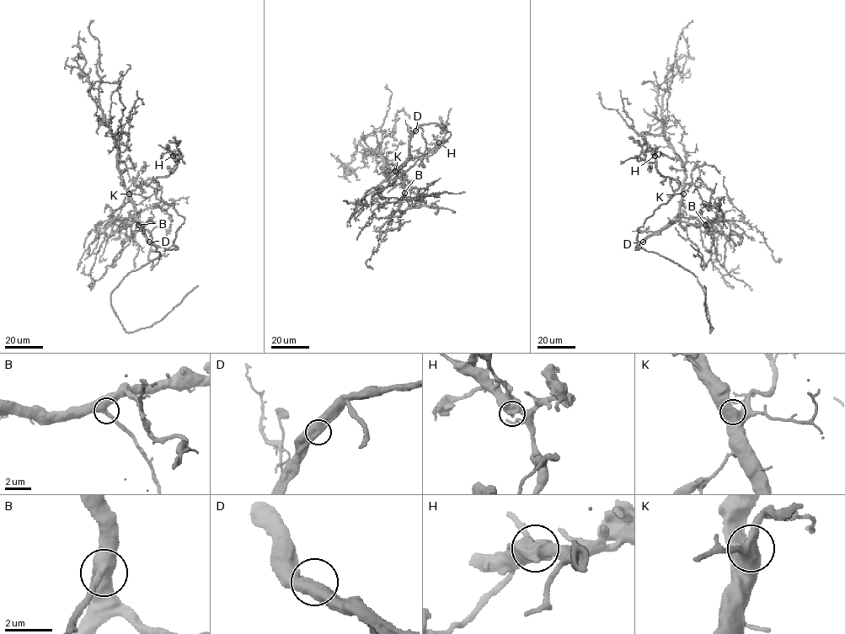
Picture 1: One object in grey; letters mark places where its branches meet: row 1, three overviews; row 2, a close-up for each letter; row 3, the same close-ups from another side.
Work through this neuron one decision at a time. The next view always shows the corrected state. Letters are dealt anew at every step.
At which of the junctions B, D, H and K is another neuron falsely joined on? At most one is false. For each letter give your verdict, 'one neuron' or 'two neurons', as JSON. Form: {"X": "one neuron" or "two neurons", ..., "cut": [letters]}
{"B": "one neuron", "D": "one neuron", "H": "one neuron", "K": "one neuron", "cut": []}

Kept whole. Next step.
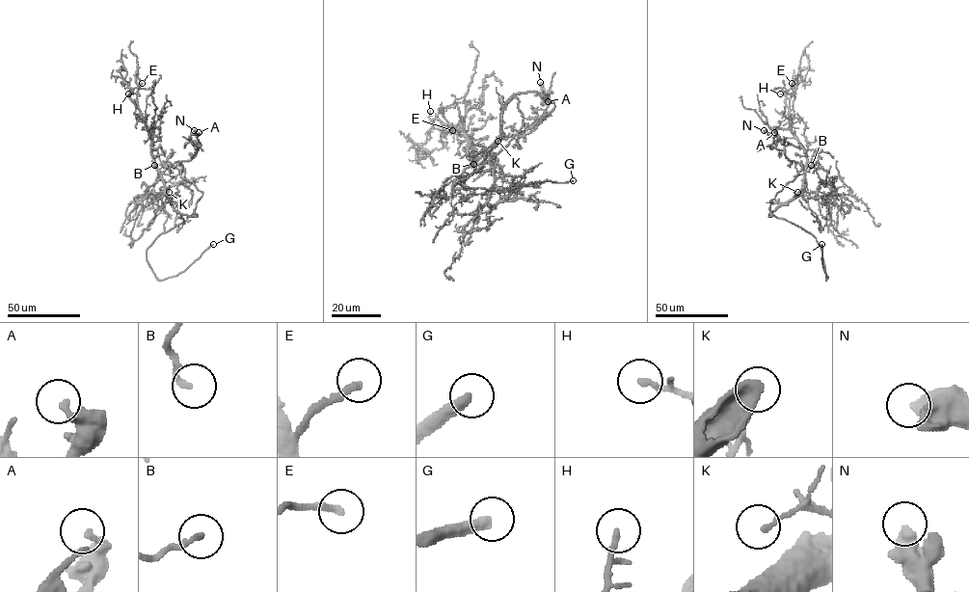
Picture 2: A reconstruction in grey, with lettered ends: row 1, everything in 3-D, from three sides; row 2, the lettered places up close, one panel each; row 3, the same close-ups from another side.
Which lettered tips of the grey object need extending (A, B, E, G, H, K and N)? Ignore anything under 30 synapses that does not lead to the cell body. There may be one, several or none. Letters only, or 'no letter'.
B, E, G

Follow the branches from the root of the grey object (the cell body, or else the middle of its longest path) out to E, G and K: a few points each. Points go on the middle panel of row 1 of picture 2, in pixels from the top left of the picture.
E: (501, 117), (497, 139), (475, 155), (468, 151), (459, 127), (444, 125), (443, 131), (452, 130)
G: (501, 117), (503, 107), (514, 95), (523, 117), (521, 130), (461, 184), (503, 191), (531, 183), (573, 180)
K: (501, 117), (501, 134), (497, 141)

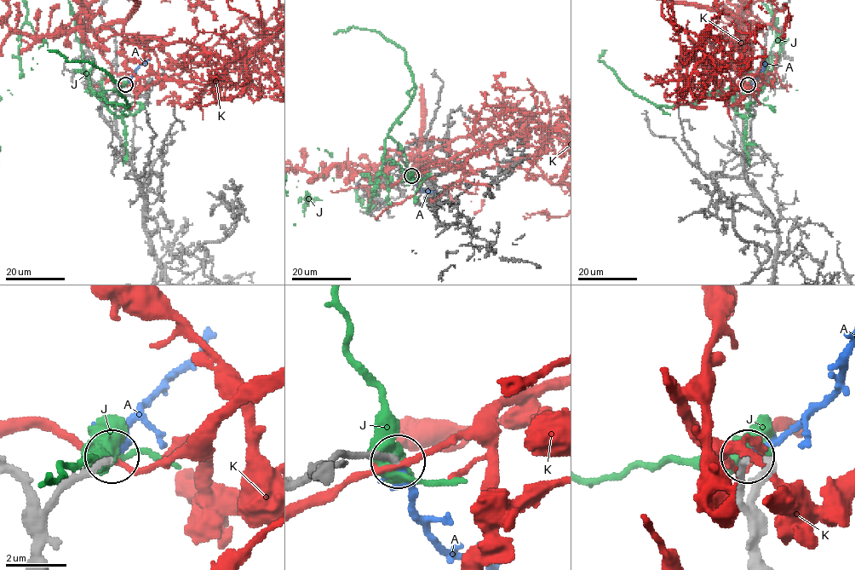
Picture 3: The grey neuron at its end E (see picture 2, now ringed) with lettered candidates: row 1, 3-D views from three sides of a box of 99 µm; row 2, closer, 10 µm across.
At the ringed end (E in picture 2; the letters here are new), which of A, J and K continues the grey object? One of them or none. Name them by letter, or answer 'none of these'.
A

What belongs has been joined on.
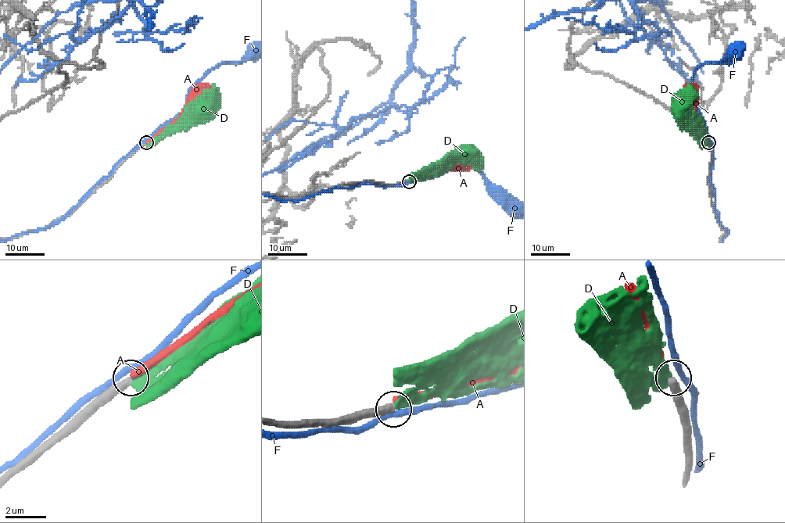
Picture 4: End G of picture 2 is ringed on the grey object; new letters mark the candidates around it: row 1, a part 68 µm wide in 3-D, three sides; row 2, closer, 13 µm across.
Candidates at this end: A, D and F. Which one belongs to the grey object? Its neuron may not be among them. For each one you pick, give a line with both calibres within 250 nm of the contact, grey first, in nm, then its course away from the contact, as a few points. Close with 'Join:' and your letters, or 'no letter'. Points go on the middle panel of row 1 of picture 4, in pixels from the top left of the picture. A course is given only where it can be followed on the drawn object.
Join: no letter

